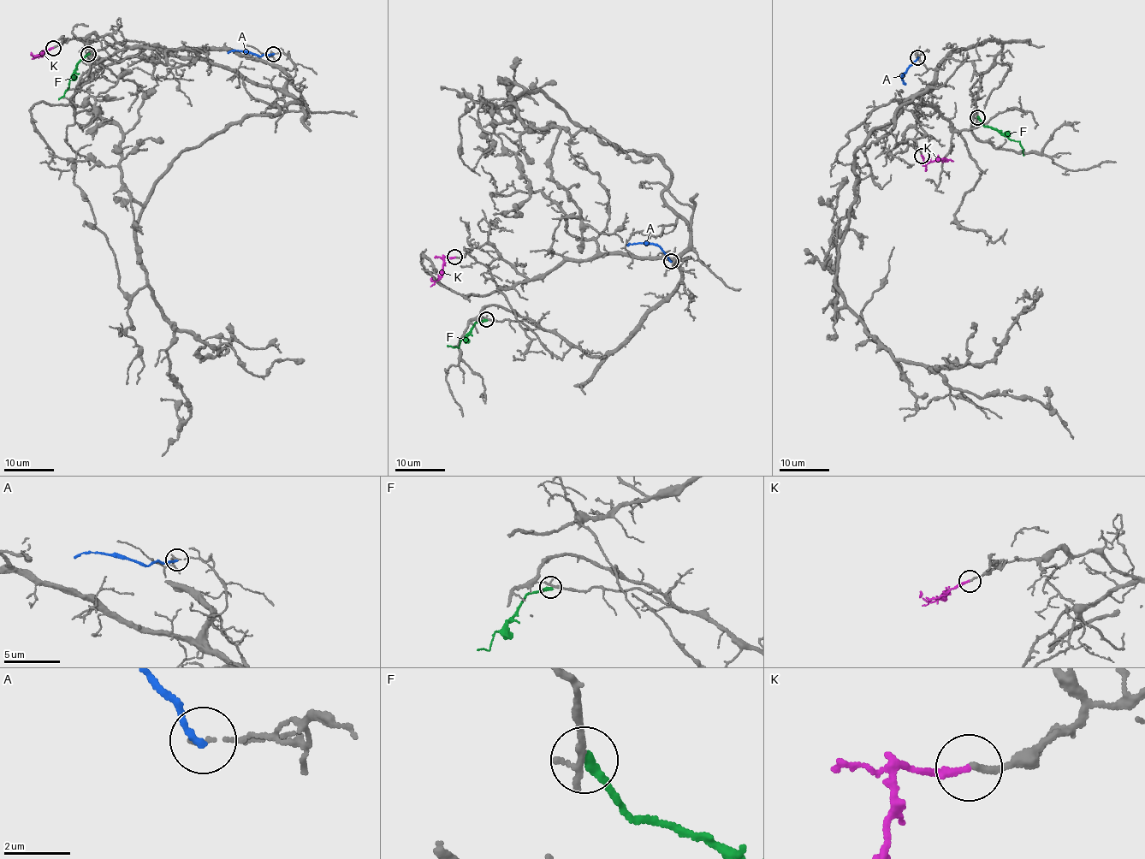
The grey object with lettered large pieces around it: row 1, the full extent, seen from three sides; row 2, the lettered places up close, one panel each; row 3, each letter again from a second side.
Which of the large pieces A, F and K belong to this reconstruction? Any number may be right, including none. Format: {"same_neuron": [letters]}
{"same_neuron": ["K"]}

